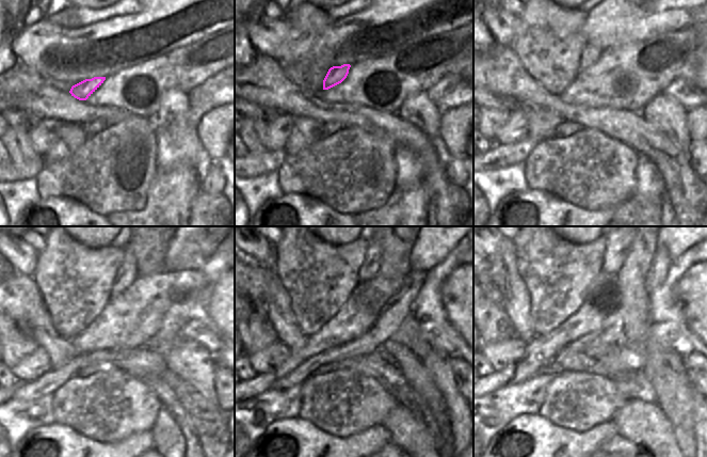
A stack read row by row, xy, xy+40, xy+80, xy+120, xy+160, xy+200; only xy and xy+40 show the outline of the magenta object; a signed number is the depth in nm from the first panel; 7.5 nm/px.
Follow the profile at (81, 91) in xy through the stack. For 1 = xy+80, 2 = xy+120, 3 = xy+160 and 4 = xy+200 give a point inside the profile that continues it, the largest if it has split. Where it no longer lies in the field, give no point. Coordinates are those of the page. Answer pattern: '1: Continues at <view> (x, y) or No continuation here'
1: Continues at xy+80 (590, 54)
2: Continues at xy+120 (128, 271)
3: Continues at xy+160 (369, 270)
4: Continues at xy+200 (616, 249)

